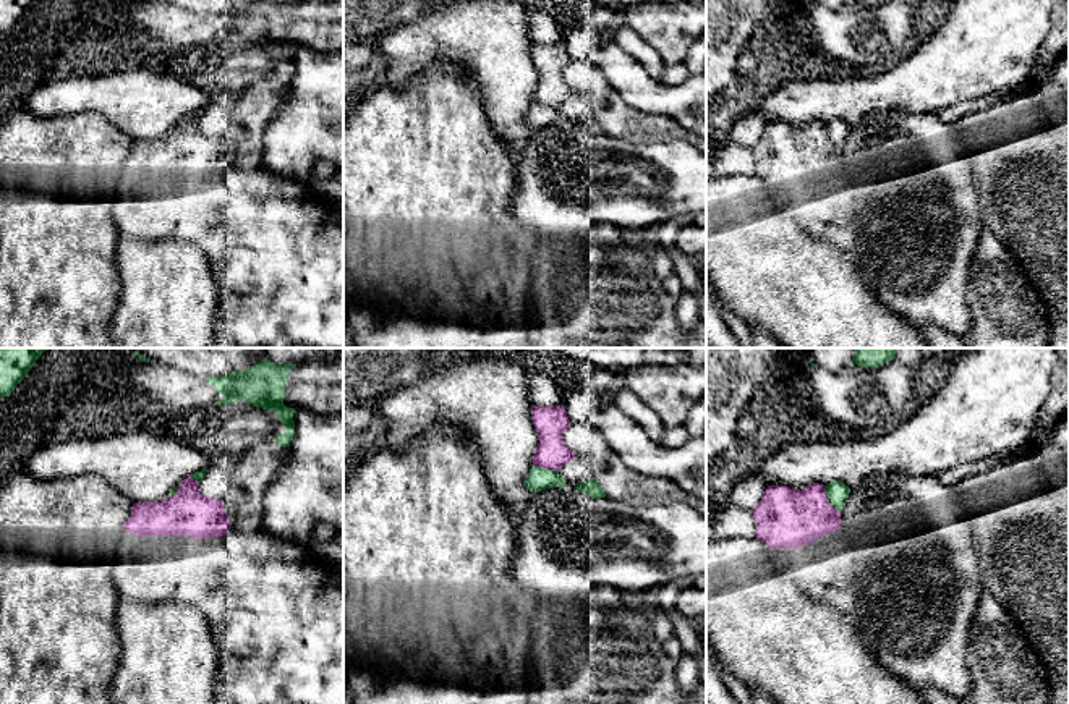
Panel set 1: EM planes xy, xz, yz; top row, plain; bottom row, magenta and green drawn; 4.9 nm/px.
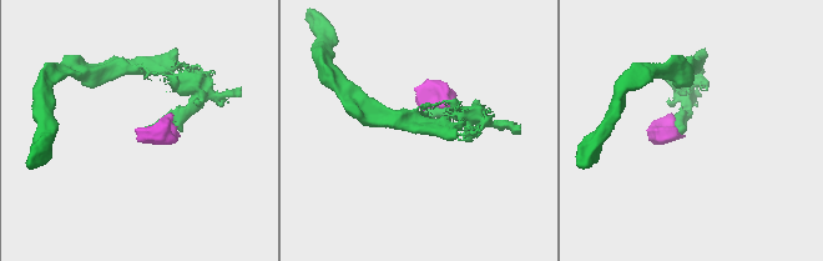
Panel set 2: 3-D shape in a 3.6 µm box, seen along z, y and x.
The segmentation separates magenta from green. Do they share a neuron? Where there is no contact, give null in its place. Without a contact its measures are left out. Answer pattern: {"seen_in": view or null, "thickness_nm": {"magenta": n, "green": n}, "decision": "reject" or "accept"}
{"seen_in": "yz", "thickness_nm": {"magenta": 300, "green": 110}, "decision": "accept"}

